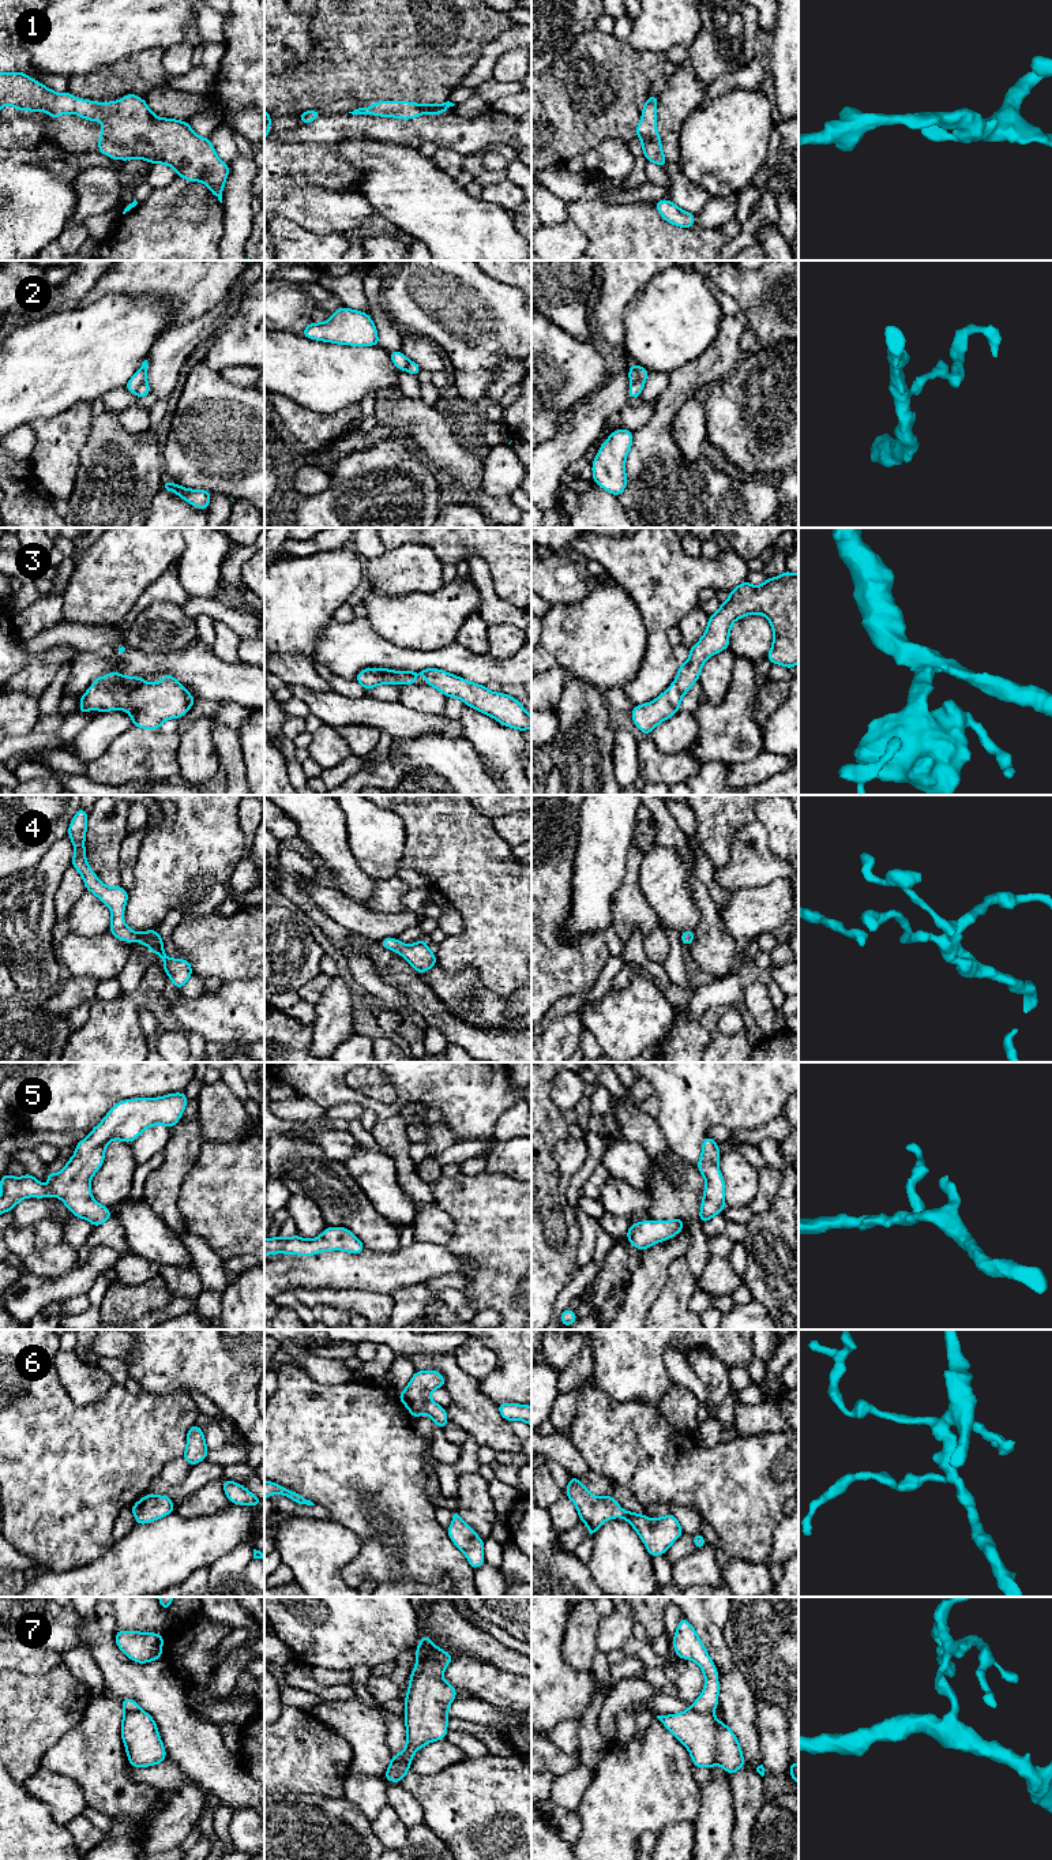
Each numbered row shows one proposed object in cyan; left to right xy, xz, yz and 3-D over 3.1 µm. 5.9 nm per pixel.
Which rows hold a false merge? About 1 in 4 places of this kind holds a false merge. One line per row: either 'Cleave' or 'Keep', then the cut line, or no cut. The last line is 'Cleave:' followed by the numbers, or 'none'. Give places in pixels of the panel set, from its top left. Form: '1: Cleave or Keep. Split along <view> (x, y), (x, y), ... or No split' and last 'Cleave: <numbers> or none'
1: Keep. No split
2: Cleave. Split along xy (145, 377), (135, 393)
3: Keep. No split
4: Keep. No split
5: Keep. No split
6: Keep. No split
7: Cleave. Split along yz (688, 1707), (697, 1712), (712, 1713)
Cleave: 2, 7

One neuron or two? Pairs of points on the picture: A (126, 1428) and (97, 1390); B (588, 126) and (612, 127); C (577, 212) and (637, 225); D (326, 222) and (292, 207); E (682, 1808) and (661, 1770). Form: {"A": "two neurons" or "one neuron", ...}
{"A": "two neurons", "B": "one neuron", "C": "one neuron", "D": "one neuron", "E": "one neuron"}

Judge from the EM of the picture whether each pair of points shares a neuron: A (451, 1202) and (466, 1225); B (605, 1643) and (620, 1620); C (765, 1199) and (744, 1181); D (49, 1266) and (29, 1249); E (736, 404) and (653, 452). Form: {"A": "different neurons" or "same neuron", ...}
{"A": "same neuron", "B": "same neuron", "C": "different neurons", "D": "same neuron", "E": "different neurons"}

